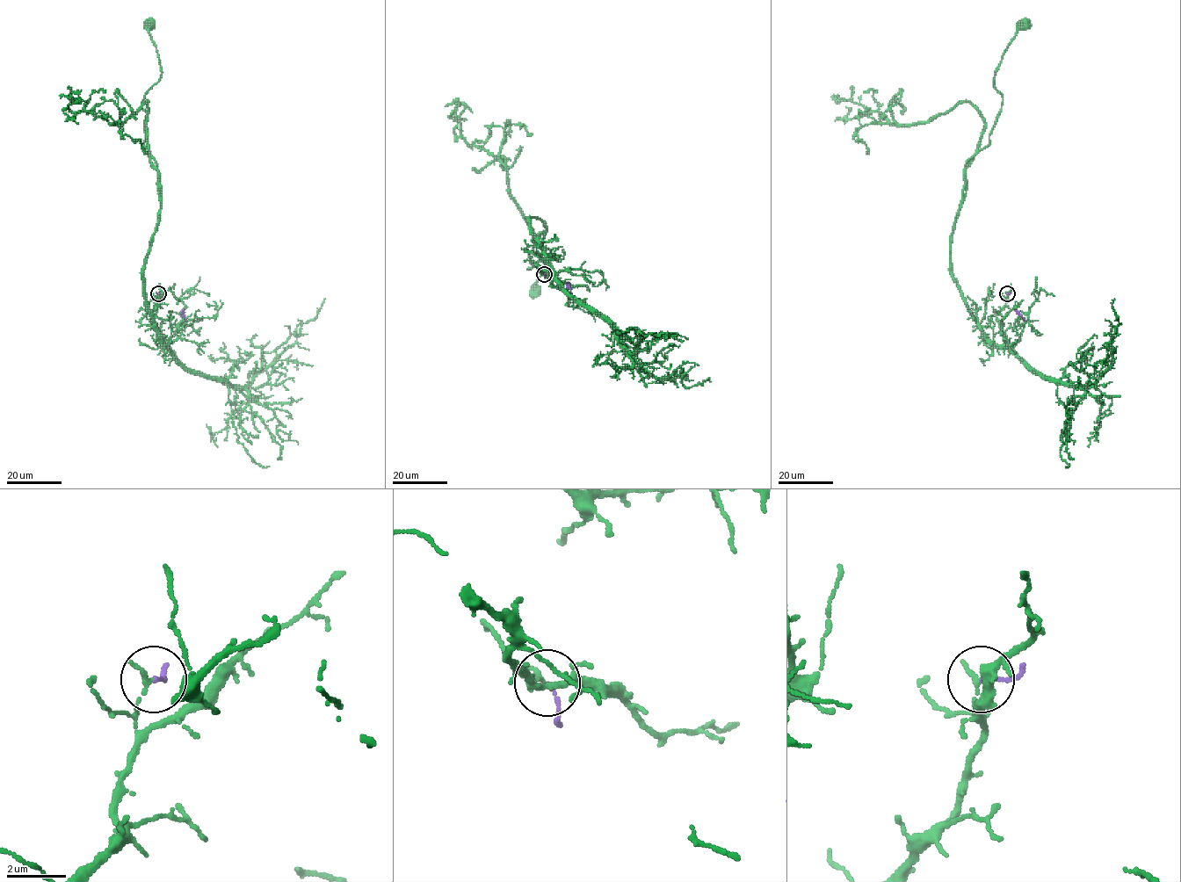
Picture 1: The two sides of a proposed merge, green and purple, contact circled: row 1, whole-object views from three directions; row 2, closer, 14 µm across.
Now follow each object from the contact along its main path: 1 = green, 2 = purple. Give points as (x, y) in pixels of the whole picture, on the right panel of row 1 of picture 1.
1: (1007, 293), (995, 344), (951, 272), (951, 234), (965, 169), (1002, 107), (996, 68), (1024, 24)
2: (1007, 293), (1026, 321)

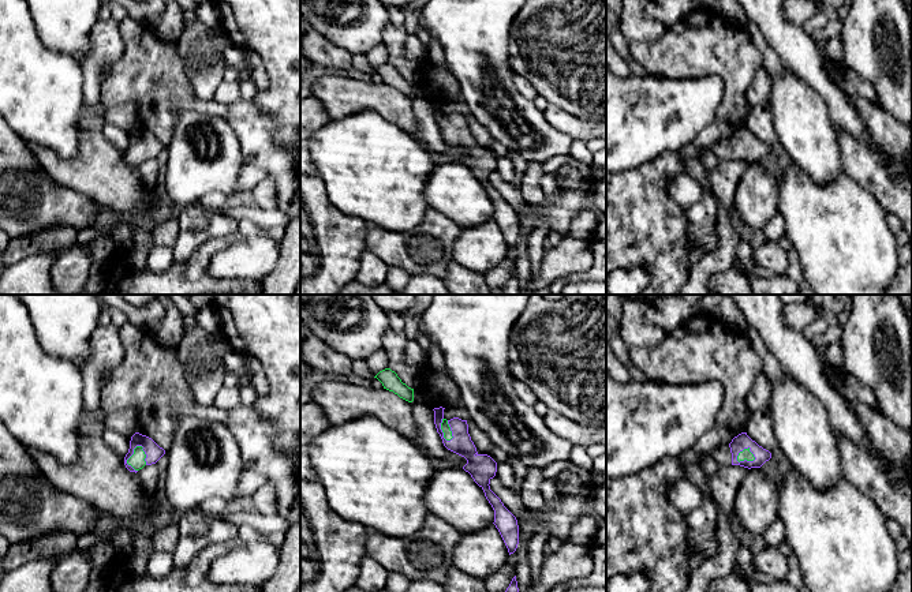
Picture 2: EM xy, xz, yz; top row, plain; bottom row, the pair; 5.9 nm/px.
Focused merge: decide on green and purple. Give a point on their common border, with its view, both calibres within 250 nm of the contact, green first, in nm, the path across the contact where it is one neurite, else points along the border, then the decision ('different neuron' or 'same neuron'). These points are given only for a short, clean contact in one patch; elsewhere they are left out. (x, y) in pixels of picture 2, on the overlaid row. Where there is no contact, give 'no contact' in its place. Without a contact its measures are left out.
contact xy (130, 457); calibres 90 and 100 nm; different neuron

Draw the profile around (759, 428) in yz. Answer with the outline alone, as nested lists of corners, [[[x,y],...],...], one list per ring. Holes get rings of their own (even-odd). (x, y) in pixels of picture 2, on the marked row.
[[[769,405],[758,409],[748,420],[747,435],[770,453],[778,447]]]

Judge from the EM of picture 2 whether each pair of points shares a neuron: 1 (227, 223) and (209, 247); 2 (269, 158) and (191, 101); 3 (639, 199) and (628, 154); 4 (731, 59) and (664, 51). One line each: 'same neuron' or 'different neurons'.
1: different neurons
2: same neuron
3: different neurons
4: same neuron

